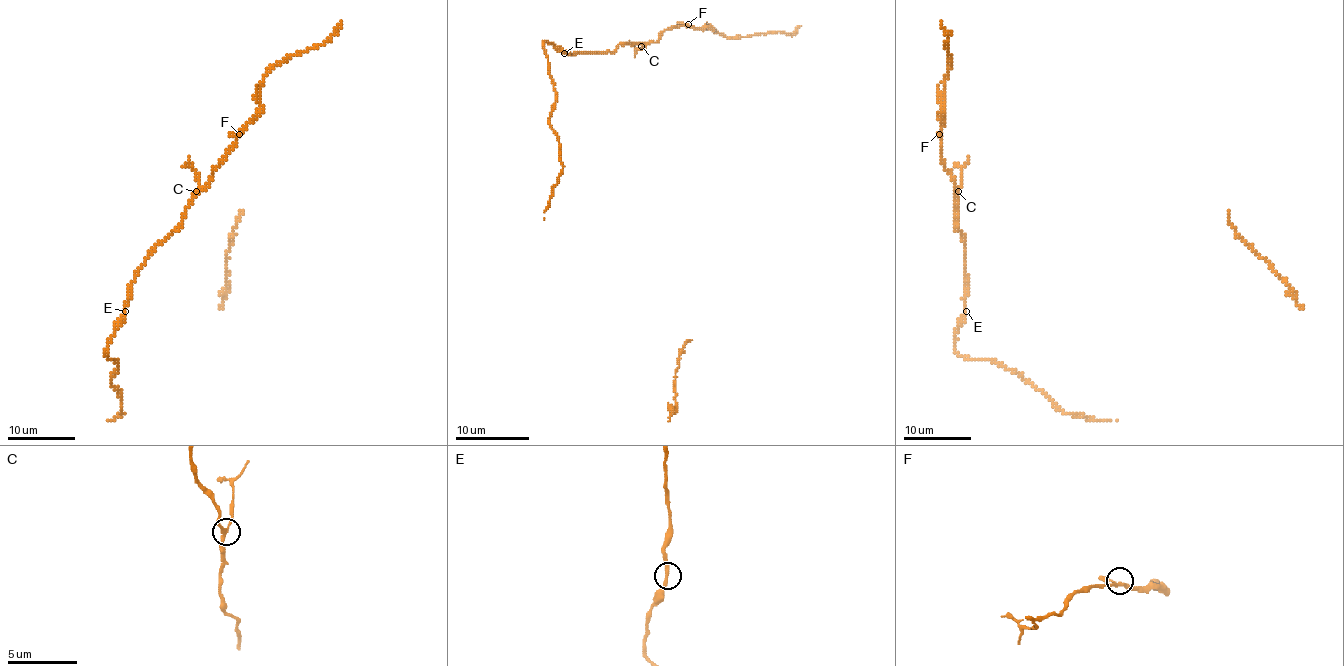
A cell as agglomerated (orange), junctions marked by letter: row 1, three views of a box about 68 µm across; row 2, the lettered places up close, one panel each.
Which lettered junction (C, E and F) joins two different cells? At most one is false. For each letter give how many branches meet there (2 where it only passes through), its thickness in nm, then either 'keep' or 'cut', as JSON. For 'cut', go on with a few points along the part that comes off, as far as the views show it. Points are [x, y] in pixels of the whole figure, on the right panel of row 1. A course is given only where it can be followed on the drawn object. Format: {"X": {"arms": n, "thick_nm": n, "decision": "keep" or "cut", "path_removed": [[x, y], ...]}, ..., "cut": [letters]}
{"C": {"arms": 3, "thick_nm": 220, "decision": "cut", "path_removed": [[959, 191], [962, 171], [959, 166], [955, 167]]}, "E": {"arms": 2, "thick_nm": 240, "decision": "keep"}, "F": {"arms": 3, "thick_nm": 200, "decision": "keep"}, "cut": ["C"]}

